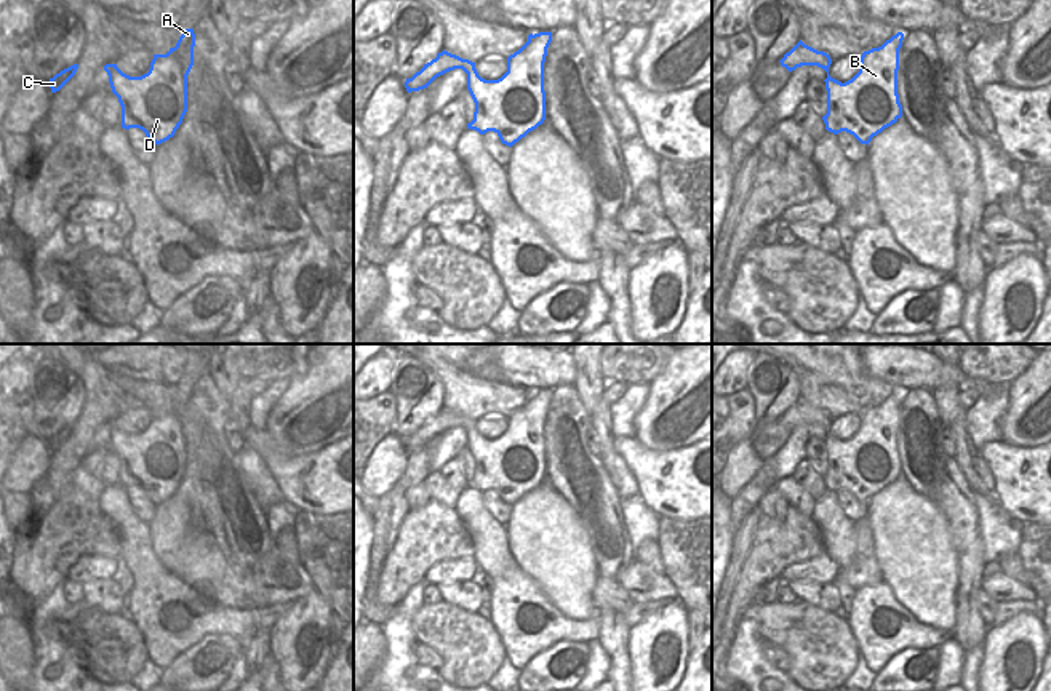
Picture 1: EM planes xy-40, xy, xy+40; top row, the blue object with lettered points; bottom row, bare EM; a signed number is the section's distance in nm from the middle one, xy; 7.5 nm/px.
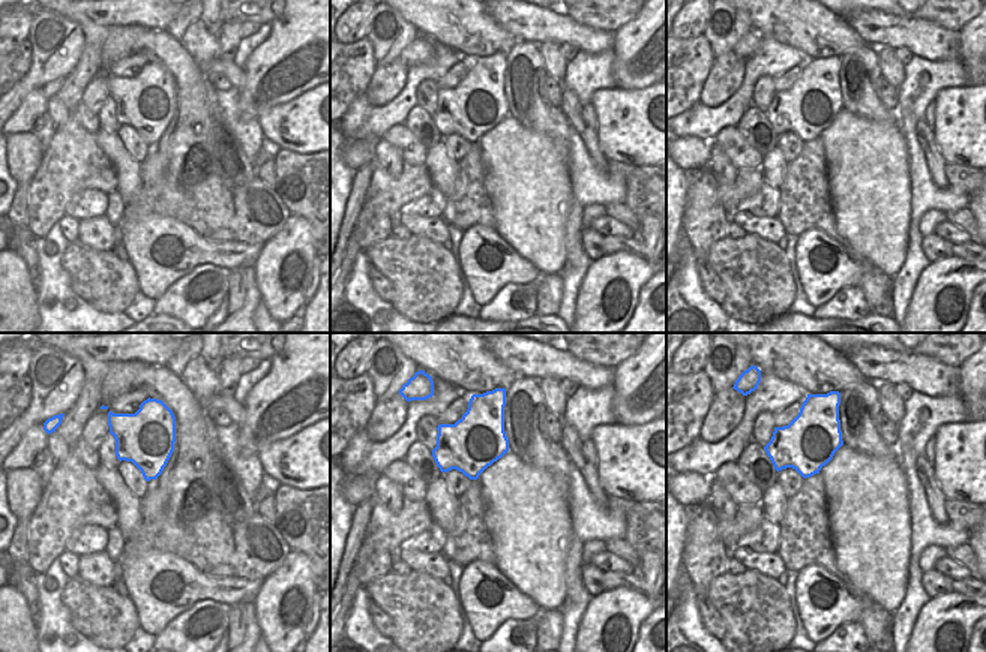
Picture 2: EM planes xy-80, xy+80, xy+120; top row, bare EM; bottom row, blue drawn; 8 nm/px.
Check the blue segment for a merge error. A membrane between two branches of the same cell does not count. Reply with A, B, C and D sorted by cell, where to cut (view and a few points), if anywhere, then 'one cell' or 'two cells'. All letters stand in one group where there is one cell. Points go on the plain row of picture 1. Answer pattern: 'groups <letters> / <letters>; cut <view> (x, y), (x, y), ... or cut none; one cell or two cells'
groups A B C D; cut none; one cell

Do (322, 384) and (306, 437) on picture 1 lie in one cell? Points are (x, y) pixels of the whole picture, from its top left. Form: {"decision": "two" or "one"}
{"decision": "one"}

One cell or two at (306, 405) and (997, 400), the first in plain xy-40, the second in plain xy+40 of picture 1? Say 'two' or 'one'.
two

